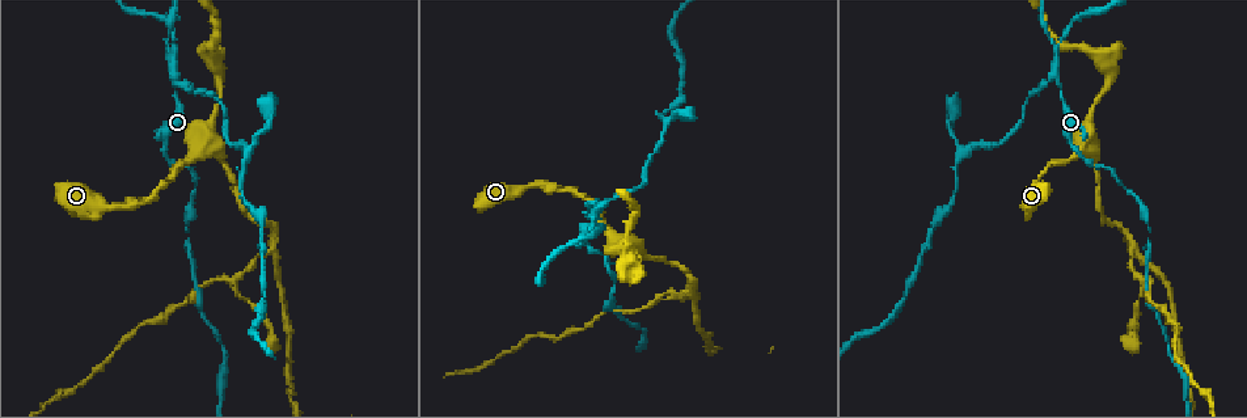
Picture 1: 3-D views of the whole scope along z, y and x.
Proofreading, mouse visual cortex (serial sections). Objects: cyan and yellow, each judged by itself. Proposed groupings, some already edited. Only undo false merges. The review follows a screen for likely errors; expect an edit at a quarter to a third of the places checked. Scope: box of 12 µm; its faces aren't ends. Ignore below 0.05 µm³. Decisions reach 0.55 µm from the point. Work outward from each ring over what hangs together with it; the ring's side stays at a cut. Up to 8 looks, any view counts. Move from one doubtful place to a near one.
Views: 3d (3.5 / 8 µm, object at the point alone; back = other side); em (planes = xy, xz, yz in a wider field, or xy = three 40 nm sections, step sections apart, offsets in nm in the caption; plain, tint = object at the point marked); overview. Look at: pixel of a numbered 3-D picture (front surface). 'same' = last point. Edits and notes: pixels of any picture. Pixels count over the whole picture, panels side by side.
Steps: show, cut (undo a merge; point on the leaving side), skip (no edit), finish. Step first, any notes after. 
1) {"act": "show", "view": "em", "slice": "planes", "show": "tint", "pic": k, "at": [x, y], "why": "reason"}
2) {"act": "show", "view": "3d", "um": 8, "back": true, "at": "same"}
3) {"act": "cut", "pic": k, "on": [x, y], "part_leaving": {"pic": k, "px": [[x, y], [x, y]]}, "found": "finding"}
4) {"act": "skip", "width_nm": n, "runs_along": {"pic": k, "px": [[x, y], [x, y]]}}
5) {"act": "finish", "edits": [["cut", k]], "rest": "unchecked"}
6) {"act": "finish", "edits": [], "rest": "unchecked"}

{"act": "show", "view": "3d", "um": 3.5, "pic": 1, "at": [592, 214], "why": "sharp bend"}

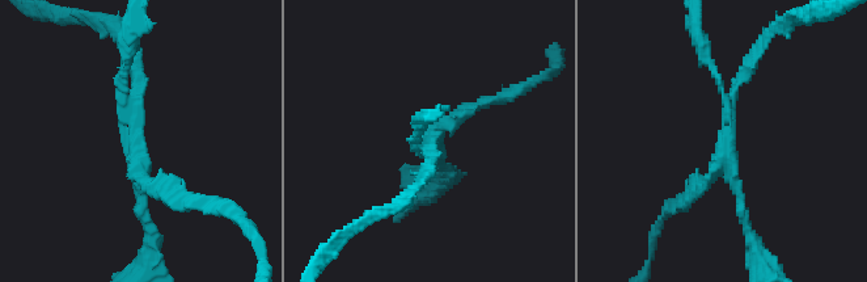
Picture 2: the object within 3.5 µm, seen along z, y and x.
{"act": "show", "view": "em", "slice": "xy", "step": 5, "show": "tint", "pic": 2, "at": [139, 165], "arms": 3, "arm_widths_nm": [150, 150, 150]}

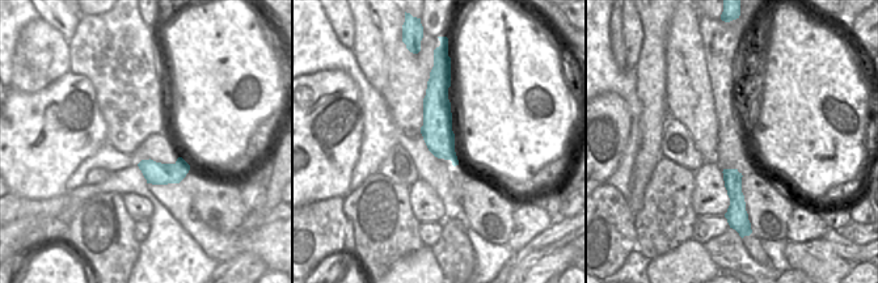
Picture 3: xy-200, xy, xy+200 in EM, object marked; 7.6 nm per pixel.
{"act": "cut", "pic": 2, "on": [169, 181], "width_nm": 240, "part_leaving": {"pic": 2, "px": [[140, 165], [152, 185], [236, 218]]}, "found": "a second cell is stuck on"}

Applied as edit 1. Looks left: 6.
{"act": "show", "view": "overview"}

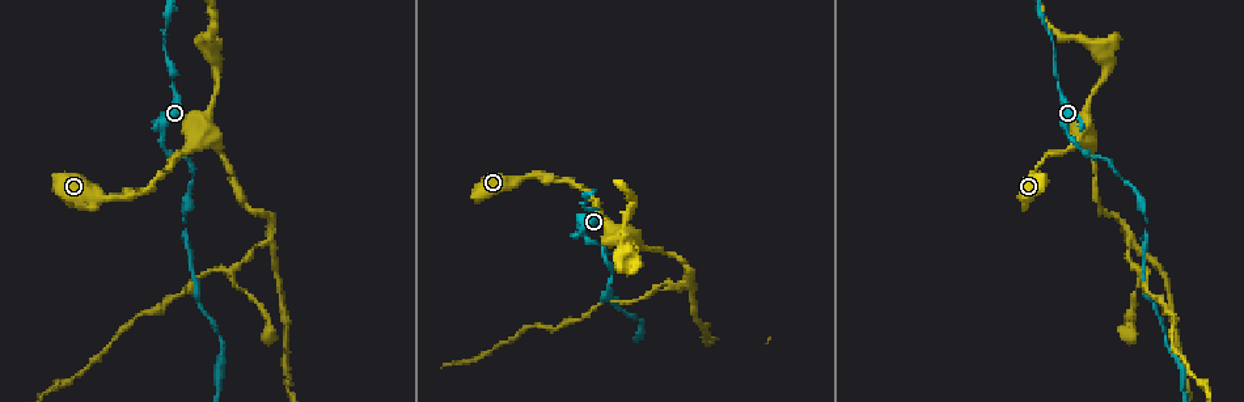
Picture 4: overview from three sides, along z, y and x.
{"act": "show", "view": "3d", "um": 3.5, "pic": 4, "at": [106, 199], "why": "sudden change in width"}

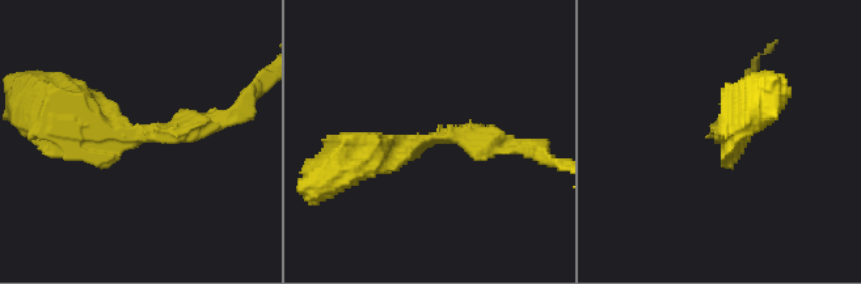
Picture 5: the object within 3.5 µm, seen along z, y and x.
{"act": "show", "view": "em", "slice": "xy", "step": 1, "show": "tint", "pic": 5, "at": [132, 138]}

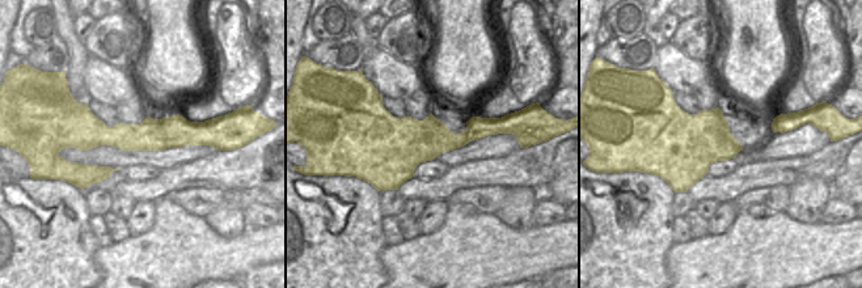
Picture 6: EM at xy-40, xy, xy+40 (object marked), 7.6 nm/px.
{"act": "skip", "arm_widths_nm": [200, 400], "runs_along": {"pic": 6, "px": [[71, 134], [201, 135], [207, 142]]}, "found": "continuous, no second cell"}

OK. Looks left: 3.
{"act": "show", "view": "3d", "um": 8, "pic": 4, "at": [1084, 136], "why": "branch point"}

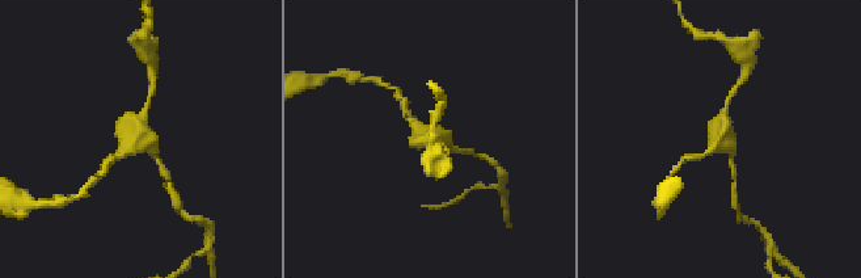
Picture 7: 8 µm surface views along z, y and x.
{"act": "show", "view": "3d", "um": 3.5, "back": true, "pic": 7, "at": [720, 143]}

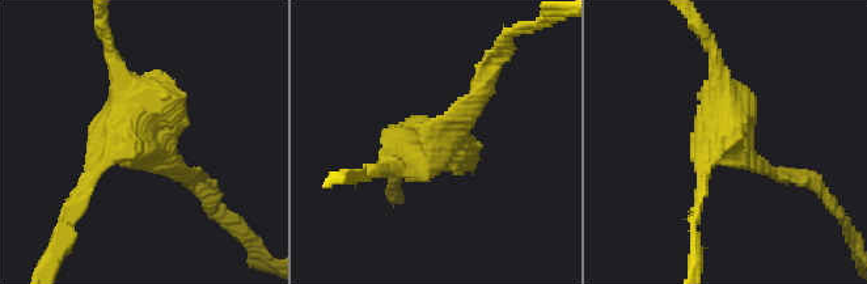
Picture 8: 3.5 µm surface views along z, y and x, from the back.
{"act": "show", "view": "em", "slice": "planes", "show": "tint", "pic": 8, "at": [428, 144], "why": "now the EM"}

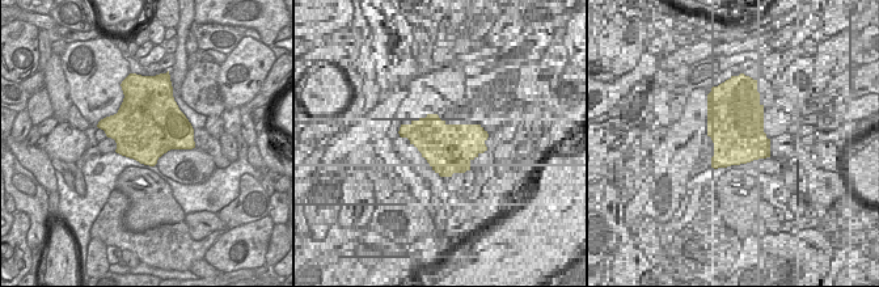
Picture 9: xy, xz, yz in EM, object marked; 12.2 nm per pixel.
{"act": "skip", "runs_along": {"pic": 8, "px": [[482, 89], [409, 166], [373, 169]]}, "found": "continuous, no second cell"}

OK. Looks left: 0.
{"act": "finish", "edits": [["cut", 2]], "rest": "unchecked"}

